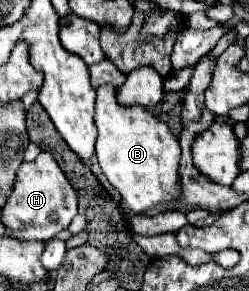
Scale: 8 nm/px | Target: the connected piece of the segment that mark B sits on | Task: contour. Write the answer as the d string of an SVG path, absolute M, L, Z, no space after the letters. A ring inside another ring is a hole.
M99 87L97 91L97 105L95 105L95 125L97 125L97 145L95 145L95 155L101 165L103 175L109 179L109 183L121 193L123 203L137 215L147 211L153 205L169 205L173 207L179 203L179 157L181 157L181 147L179 139L171 133L169 125L149 113L143 107L123 107L115 101L115 89L111 87Z

